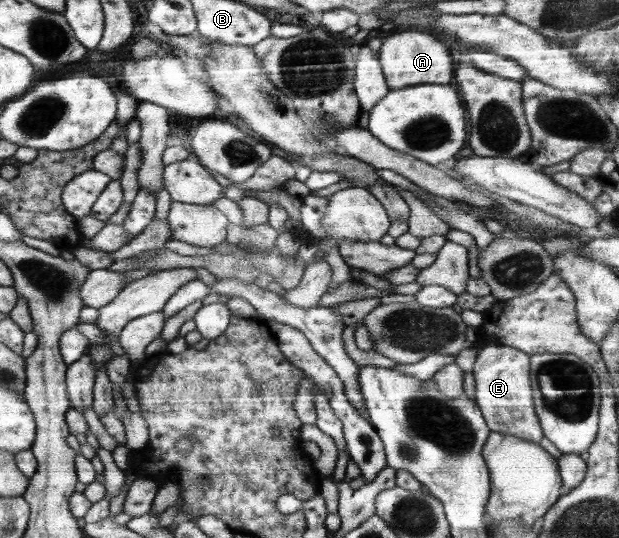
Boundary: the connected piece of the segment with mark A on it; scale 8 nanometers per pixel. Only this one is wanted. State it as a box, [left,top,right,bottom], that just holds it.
[379,31,453,89]

